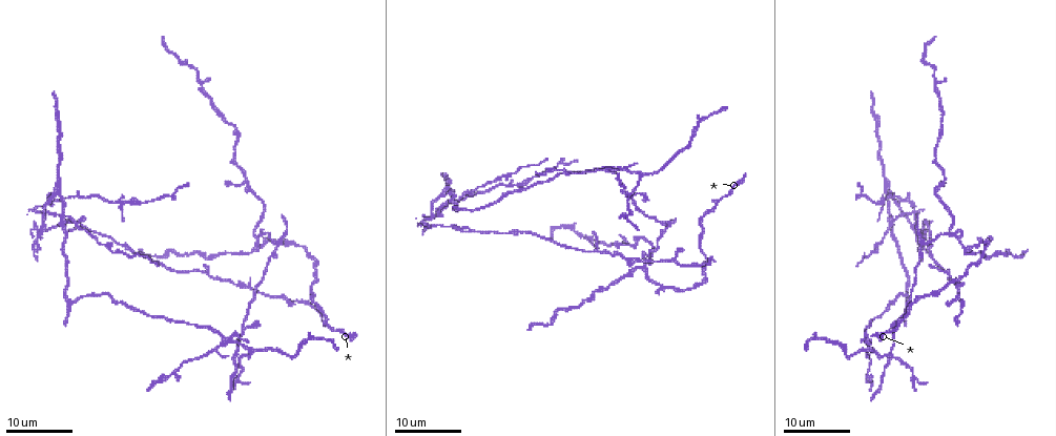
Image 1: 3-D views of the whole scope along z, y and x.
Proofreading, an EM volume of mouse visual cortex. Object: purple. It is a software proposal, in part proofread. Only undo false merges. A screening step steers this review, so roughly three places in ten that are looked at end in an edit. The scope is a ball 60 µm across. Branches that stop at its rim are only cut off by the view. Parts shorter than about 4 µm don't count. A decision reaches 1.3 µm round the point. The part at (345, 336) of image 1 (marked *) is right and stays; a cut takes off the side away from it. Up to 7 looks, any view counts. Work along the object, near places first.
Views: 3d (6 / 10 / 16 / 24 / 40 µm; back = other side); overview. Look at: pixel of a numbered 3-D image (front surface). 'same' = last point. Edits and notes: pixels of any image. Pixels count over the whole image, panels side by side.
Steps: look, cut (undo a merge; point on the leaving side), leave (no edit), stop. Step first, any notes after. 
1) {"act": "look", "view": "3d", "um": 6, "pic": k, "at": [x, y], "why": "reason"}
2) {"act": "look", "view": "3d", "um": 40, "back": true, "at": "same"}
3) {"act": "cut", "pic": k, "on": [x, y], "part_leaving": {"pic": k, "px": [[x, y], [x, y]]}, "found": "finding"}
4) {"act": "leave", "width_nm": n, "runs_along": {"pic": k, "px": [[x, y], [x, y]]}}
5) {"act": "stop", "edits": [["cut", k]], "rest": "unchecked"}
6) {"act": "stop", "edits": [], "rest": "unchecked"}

{"act": "look", "view": "3d", "um": 16, "pic": 1, "at": [442, 193]}

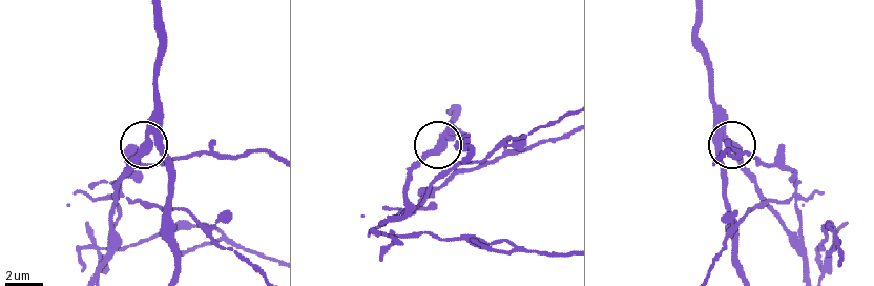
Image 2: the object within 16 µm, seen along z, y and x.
{"act": "look", "view": "3d", "um": 10, "pic": 2, "at": [148, 139]}

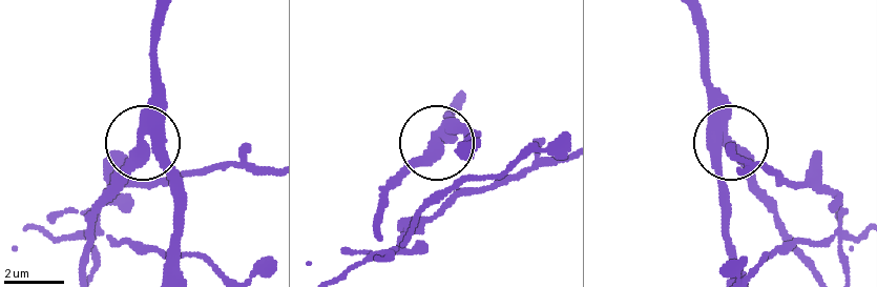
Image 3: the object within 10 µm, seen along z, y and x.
{"act": "cut", "pic": 3, "on": [145, 159], "width_nm": 440, "found": "two neurons meet here"}

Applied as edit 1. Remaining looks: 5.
{"act": "look", "view": "3d", "um": 16, "pic": 1, "at": [919, 248], "why": "side arm on a straight run"}

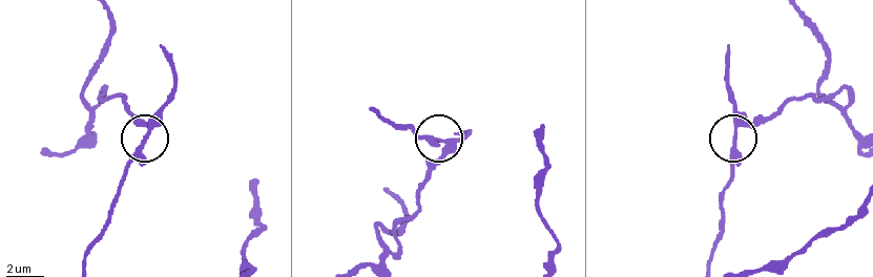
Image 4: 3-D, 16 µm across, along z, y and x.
{"act": "look", "view": "3d", "um": 6, "pic": 4, "at": [735, 130]}

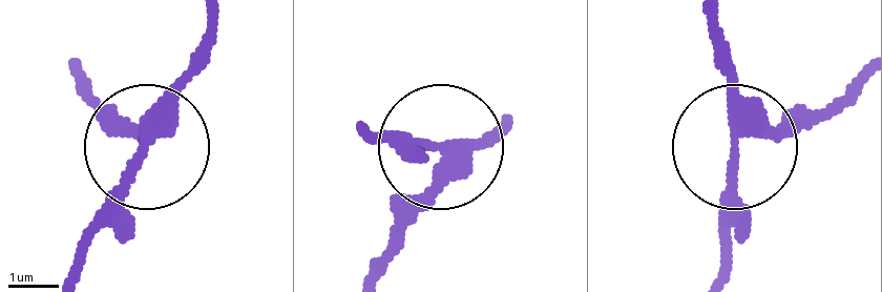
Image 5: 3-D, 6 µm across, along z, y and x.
{"act": "cut", "pic": 5, "on": [122, 180], "side_arm_um": 5, "part_leaving": {"pic": 5, "px": [[162, 119], [83, 265]]}, "found": "two neurons meet here"}

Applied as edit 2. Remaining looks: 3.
{"act": "look", "view": "overview", "why": "redraw"}

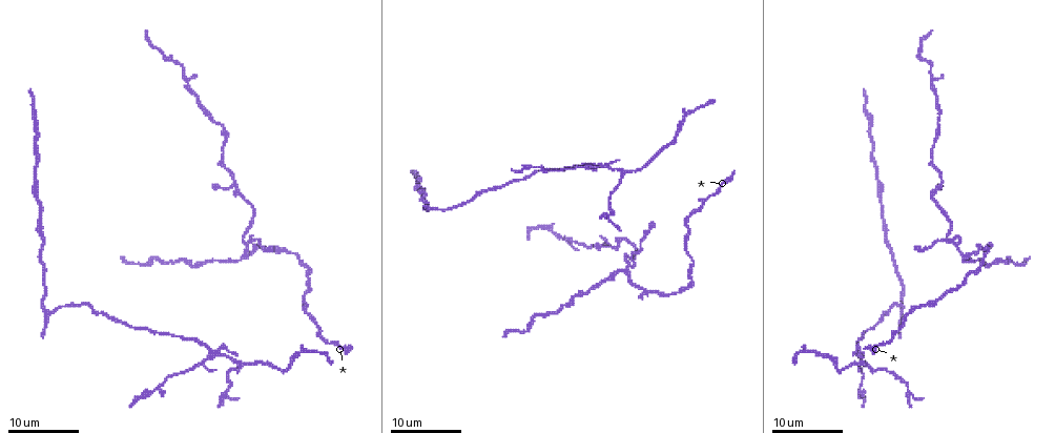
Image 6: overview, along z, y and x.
{"act": "look", "view": "3d", "um": 16, "pic": 6, "at": [246, 245], "why": "three arms meet"}

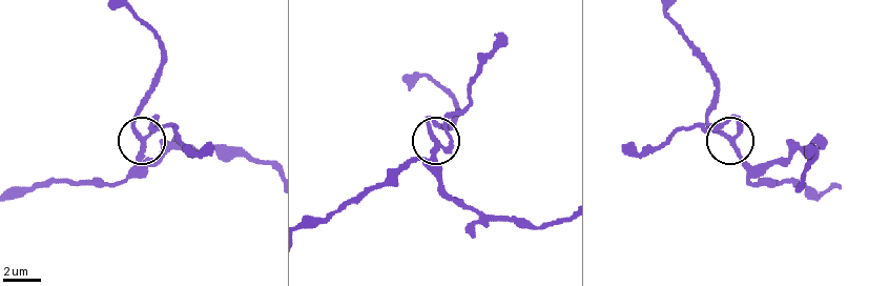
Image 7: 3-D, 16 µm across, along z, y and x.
{"act": "look", "view": "3d", "um": 6, "pic": 7, "at": [144, 134]}

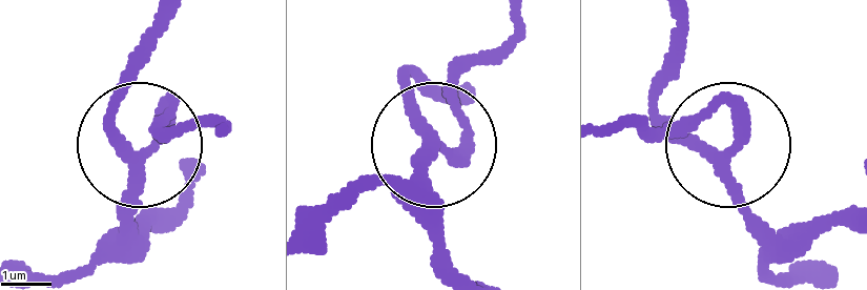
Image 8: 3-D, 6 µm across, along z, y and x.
{"act": "leave", "runs_along": {"pic": 8, "px": [[162, 216], [132, 229], [145, 158], [116, 128], [120, 86]]}, "found": "all the same neuron"}

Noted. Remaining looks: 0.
{"act": "stop", "edits": [["cut", 3], ["cut", 5]], "rest": "unchecked"}

